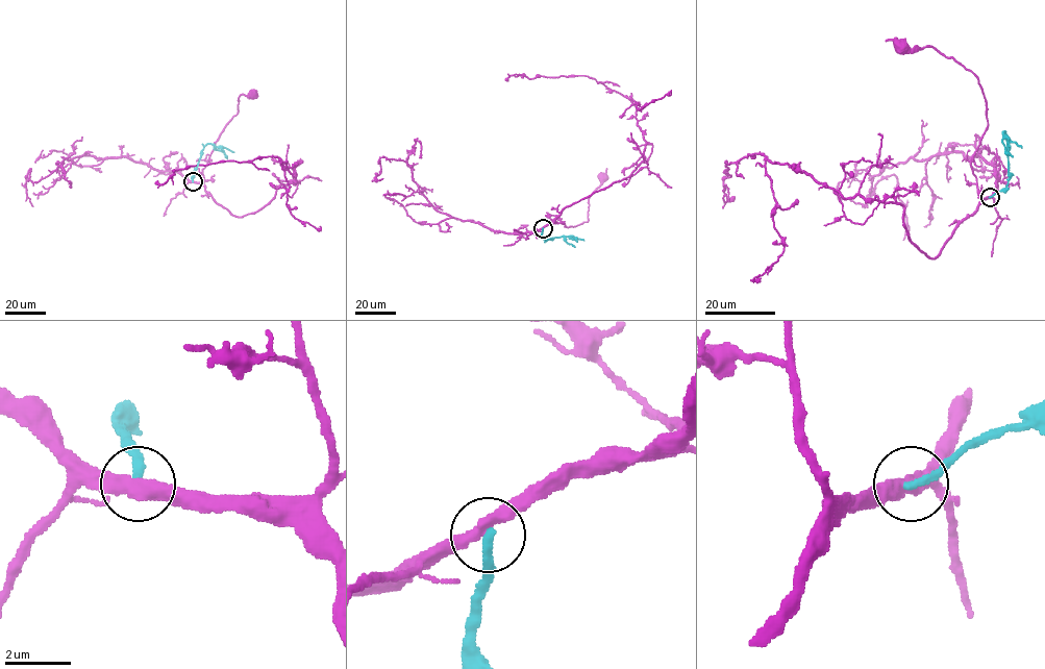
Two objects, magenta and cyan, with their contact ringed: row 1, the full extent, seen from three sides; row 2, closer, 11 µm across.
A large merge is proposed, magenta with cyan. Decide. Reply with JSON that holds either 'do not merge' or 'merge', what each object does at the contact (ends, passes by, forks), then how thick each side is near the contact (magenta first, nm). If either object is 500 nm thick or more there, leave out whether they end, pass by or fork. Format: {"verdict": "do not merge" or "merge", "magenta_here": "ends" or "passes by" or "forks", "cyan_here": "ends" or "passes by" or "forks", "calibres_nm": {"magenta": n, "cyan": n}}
{"verdict": "do not merge", "magenta_here": "passes by", "cyan_here": "ends", "calibres_nm": {"magenta": 400, "cyan": 240}}

